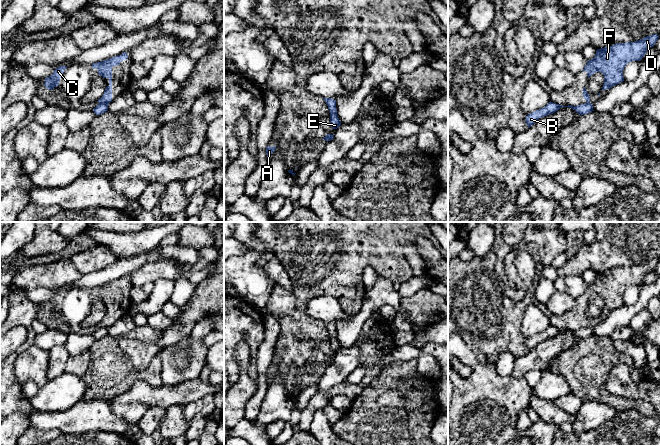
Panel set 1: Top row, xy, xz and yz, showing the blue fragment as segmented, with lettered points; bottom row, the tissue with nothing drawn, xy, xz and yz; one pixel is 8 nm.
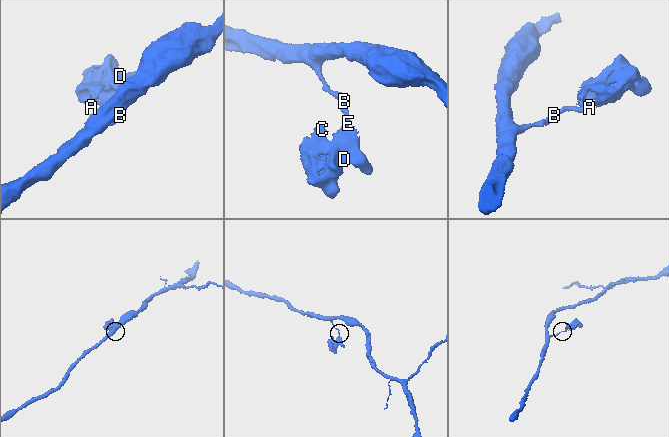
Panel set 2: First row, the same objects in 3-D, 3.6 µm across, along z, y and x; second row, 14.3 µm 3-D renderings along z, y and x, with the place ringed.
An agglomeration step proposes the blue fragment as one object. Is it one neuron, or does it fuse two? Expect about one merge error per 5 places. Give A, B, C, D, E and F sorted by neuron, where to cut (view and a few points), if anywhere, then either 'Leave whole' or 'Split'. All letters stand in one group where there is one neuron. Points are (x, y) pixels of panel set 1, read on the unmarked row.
Groups: A C D F / B E. Split along xy (99, 326), (107, 328). Split

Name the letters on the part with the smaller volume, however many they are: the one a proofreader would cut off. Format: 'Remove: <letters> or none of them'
Remove: A, C, D, F

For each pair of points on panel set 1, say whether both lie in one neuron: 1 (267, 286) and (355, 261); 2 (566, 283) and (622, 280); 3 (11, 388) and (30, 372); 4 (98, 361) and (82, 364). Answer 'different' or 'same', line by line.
1: different
2: different
3: different
4: different

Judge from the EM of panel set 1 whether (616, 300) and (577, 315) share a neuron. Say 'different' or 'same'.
same

